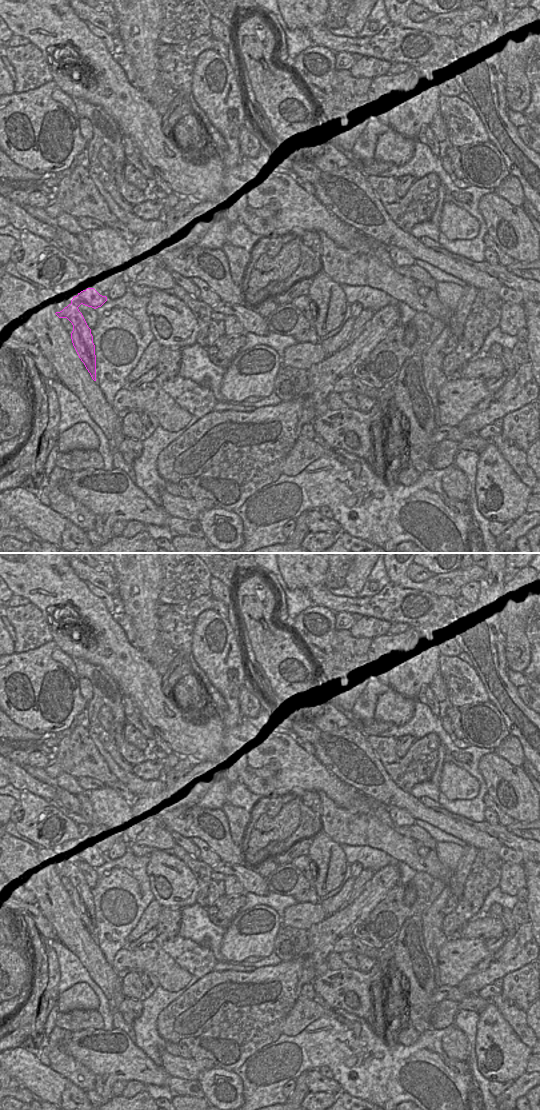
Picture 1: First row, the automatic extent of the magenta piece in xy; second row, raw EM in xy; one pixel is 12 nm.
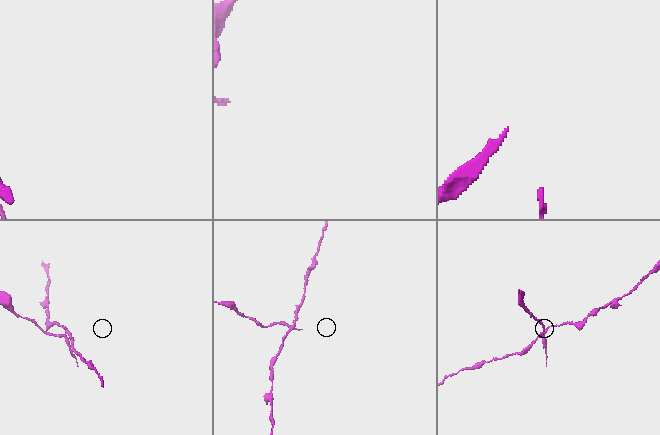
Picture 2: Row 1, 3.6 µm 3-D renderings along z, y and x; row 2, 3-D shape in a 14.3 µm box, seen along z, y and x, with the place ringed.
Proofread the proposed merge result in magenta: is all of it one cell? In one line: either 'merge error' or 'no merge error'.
merge error

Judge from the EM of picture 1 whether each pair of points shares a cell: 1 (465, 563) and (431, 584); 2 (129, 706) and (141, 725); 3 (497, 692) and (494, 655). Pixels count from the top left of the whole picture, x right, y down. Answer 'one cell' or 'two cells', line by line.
1: two cells
2: one cell
3: one cell

